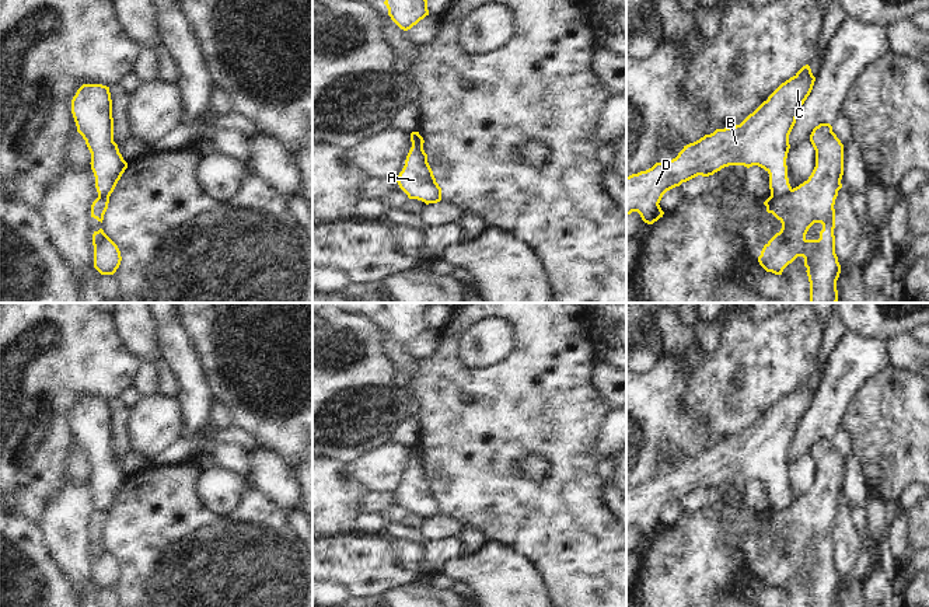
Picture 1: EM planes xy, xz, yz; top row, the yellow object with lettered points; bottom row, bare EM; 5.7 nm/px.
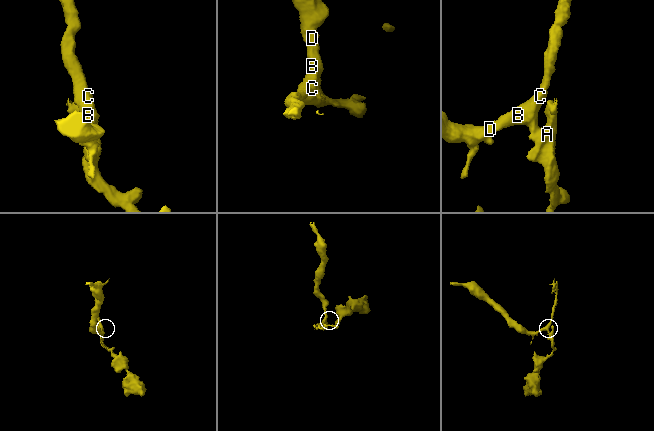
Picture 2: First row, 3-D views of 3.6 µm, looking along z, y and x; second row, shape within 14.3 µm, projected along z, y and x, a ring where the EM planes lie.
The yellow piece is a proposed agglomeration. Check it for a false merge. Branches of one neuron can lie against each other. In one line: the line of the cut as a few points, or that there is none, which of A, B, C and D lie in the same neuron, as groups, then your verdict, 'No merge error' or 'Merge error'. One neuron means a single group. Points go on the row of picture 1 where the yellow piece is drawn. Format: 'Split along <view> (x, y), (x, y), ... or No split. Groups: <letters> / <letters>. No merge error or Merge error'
Split along yz (792, 189), (782, 195), (771, 196). Groups: A / B C D. Merge error

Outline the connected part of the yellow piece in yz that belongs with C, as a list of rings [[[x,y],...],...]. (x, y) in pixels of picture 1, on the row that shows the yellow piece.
[[[803,66],[740,125],[716,129],[684,146],[675,158],[626,177],[626,216],[638,212],[653,224],[664,214],[659,203],[667,191],[729,165],[758,165],[769,174],[771,196],[789,193],[789,135],[814,81],[810,66]]]

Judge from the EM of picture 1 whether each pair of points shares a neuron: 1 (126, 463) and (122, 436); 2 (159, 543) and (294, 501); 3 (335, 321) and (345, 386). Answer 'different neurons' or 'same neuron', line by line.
1: different neurons
2: different neurons
3: same neuron

